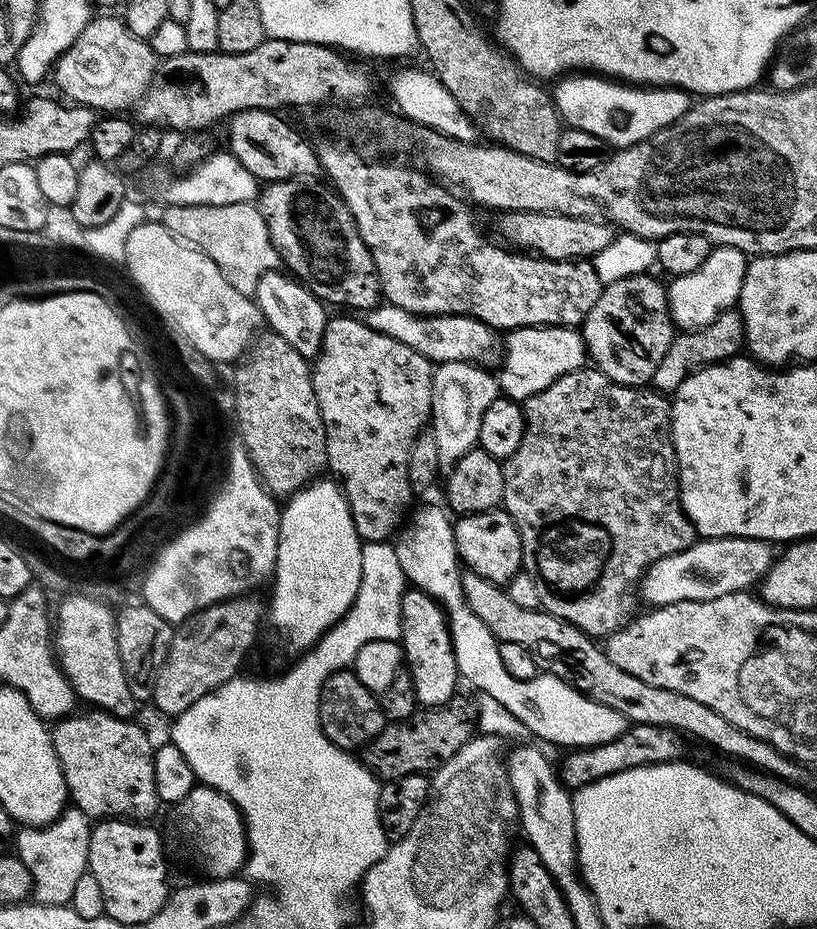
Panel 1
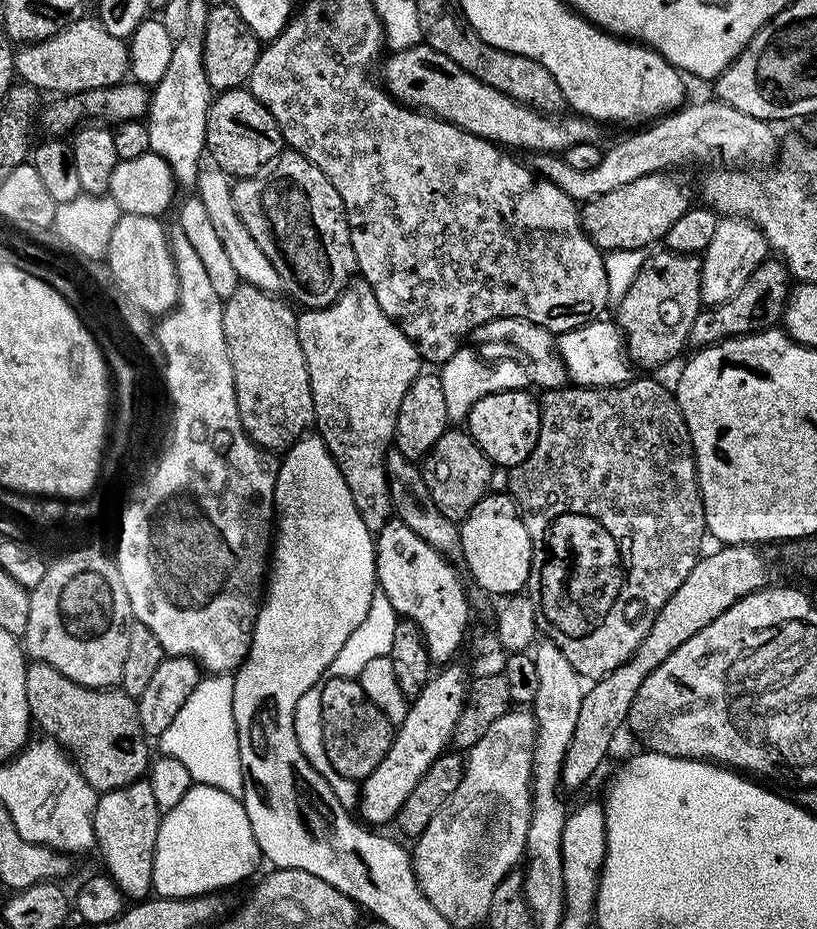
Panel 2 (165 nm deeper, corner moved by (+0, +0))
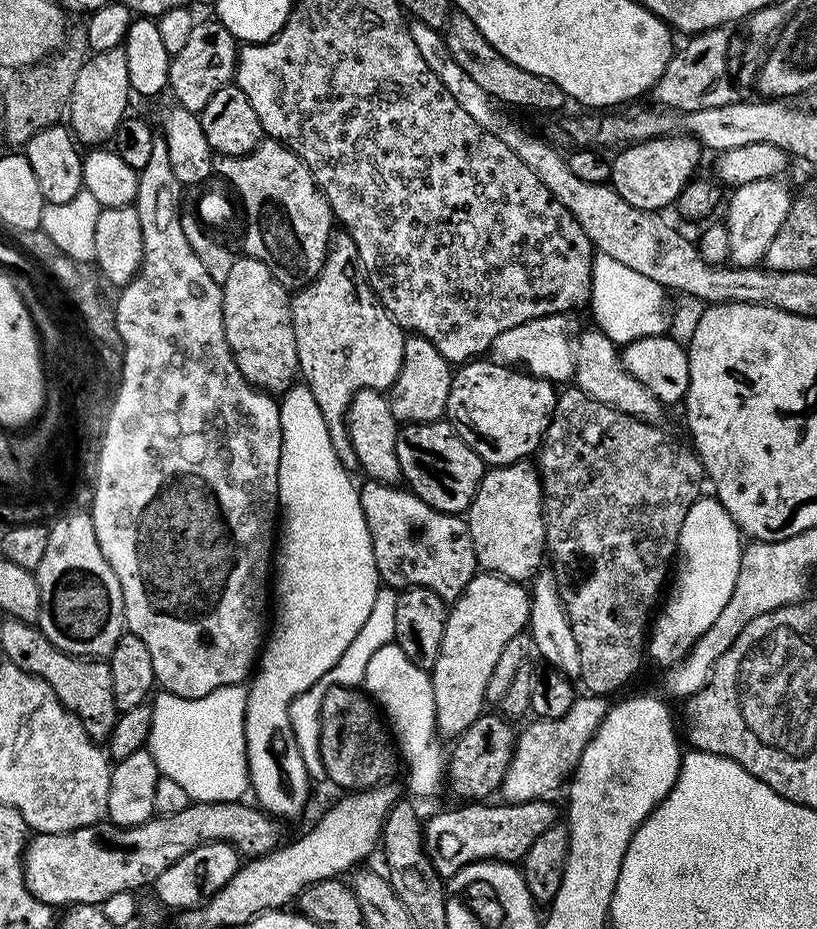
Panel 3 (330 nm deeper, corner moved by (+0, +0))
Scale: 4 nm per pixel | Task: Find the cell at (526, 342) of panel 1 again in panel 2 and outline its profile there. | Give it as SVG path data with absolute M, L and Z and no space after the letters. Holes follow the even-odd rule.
M597 318L555 337L556 352L560 363L568 371L569 381L582 388L616 388L633 379L634 368L624 347L624 335L615 322L608 318Z

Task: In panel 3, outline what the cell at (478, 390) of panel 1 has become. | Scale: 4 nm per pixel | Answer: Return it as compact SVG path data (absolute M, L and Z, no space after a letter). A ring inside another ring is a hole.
M567 315L543 316L530 322L522 322L522 326L502 330L502 334L498 334L498 338L494 338L492 343L491 359L498 364L519 366L528 375L551 380L556 386L571 381L576 371L576 358L573 337L568 337L568 320Z

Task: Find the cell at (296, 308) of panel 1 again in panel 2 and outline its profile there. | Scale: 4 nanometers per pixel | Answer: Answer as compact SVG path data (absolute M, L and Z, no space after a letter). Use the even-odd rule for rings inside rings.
M204 166L196 175L195 195L202 202L202 206L206 206L206 214L210 214L210 223L214 225L214 231L218 233L218 238L222 238L222 246L226 246L226 255L230 257L230 266L234 266L241 282L250 286L258 286L258 290L263 292L279 293L282 285L278 270L274 270L274 262L270 262L270 258L266 258L266 254L262 254L258 242L254 242L254 238L250 238L250 230L246 230L242 218L238 218L238 210L234 210L233 183L233 177L220 168Z

